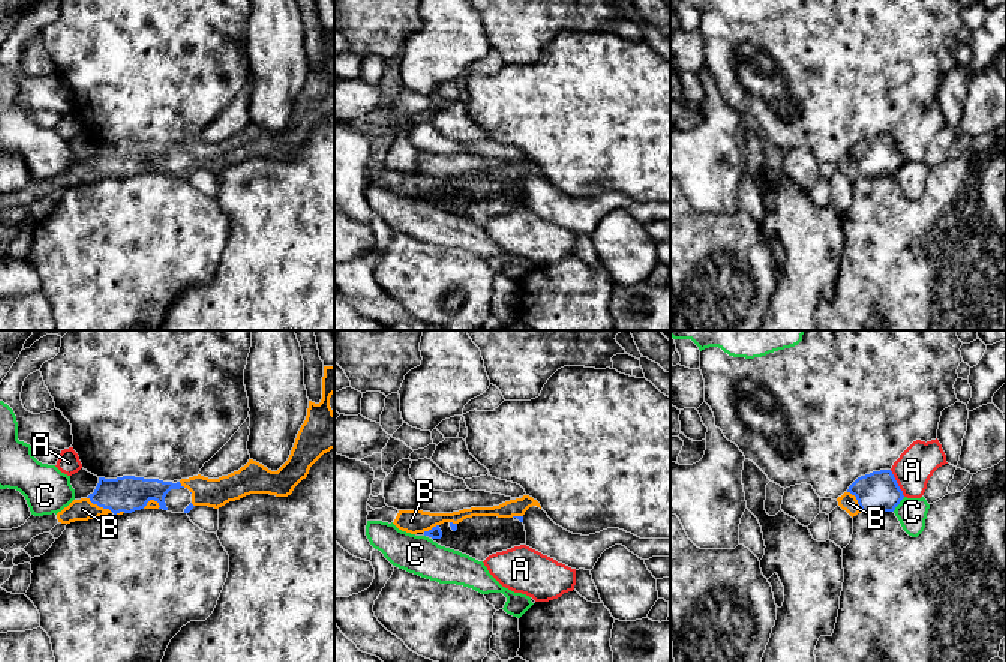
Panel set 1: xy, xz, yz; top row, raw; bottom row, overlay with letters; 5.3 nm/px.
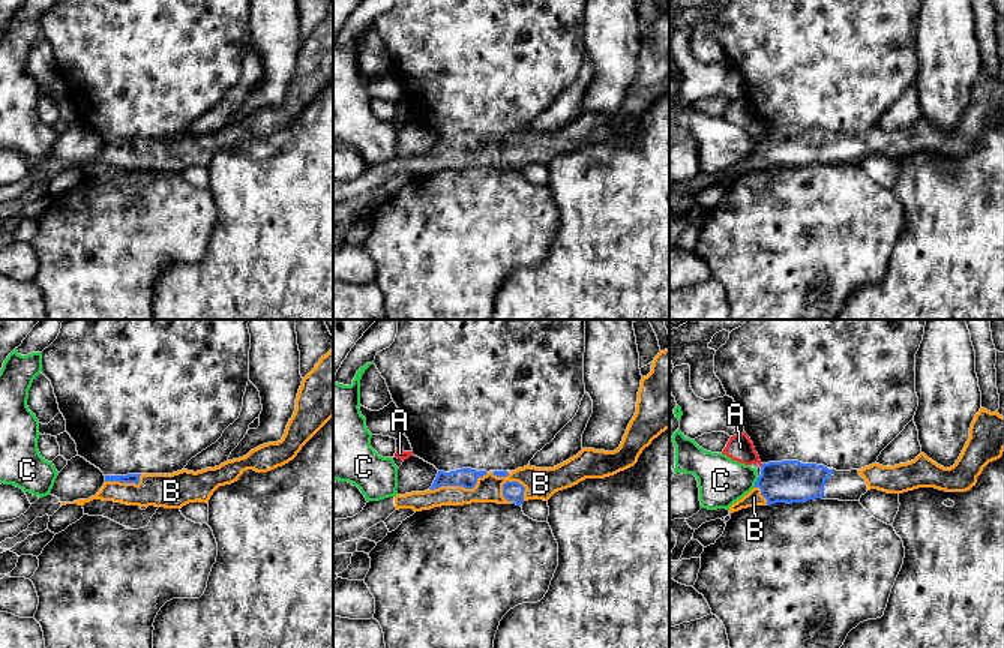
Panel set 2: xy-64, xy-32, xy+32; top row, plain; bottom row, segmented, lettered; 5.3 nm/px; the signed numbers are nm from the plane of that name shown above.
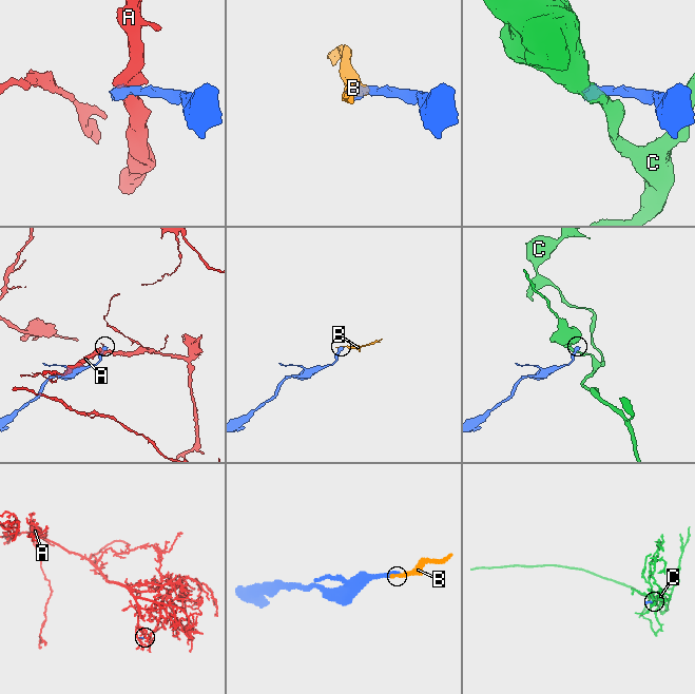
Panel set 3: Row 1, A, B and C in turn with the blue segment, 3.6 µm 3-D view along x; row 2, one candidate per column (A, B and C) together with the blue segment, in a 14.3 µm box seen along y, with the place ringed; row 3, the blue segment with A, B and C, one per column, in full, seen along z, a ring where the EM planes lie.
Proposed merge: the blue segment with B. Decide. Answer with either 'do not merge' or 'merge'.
merge

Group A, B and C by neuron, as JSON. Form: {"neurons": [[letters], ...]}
{"neurons": [["A"], ["B"], ["C"]]}

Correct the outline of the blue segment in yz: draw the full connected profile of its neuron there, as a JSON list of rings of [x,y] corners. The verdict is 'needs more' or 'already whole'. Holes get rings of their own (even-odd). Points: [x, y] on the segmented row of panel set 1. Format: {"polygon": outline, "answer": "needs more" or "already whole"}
{"polygon": [[[880,470],[858,477],[837,501],[853,518],[861,512],[894,512],[903,498],[892,471]]], "answer": "needs more"}

